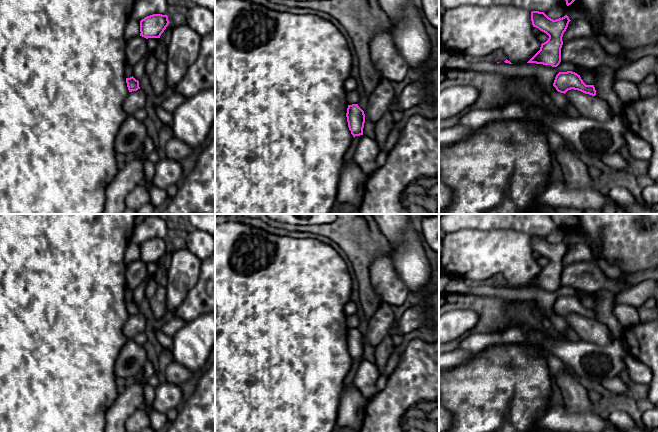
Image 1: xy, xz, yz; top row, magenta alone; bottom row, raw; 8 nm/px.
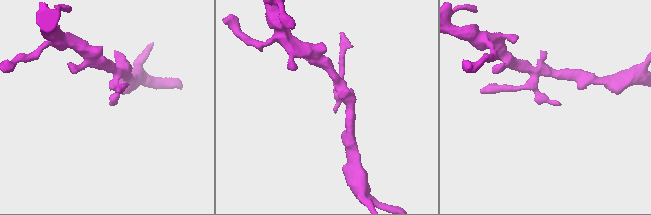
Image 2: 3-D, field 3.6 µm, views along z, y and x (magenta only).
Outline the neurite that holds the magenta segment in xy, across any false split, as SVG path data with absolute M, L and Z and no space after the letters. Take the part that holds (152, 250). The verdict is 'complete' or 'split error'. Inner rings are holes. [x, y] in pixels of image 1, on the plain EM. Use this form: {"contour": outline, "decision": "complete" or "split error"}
{"contour": "M153 238L140 245L140 260L148 262L160 262L169 248L168 240Z", "decision": "complete"}

